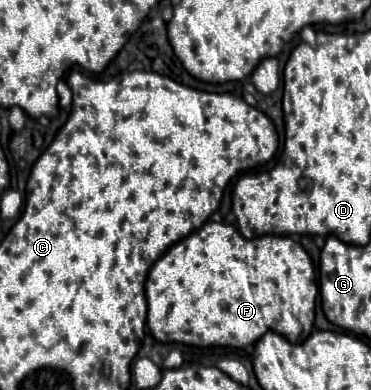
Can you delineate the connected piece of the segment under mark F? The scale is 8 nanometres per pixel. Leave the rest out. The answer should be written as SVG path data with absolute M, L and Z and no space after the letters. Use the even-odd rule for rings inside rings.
M208 221L202 229L190 233L178 241L178 245L172 245L150 269L146 279L148 329L160 343L184 343L194 347L242 349L254 345L268 331L298 343L306 341L314 329L316 295L318 285L312 260L296 241L278 235L244 239L232 225ZM282 281L286 281L292 297L278 297Z

